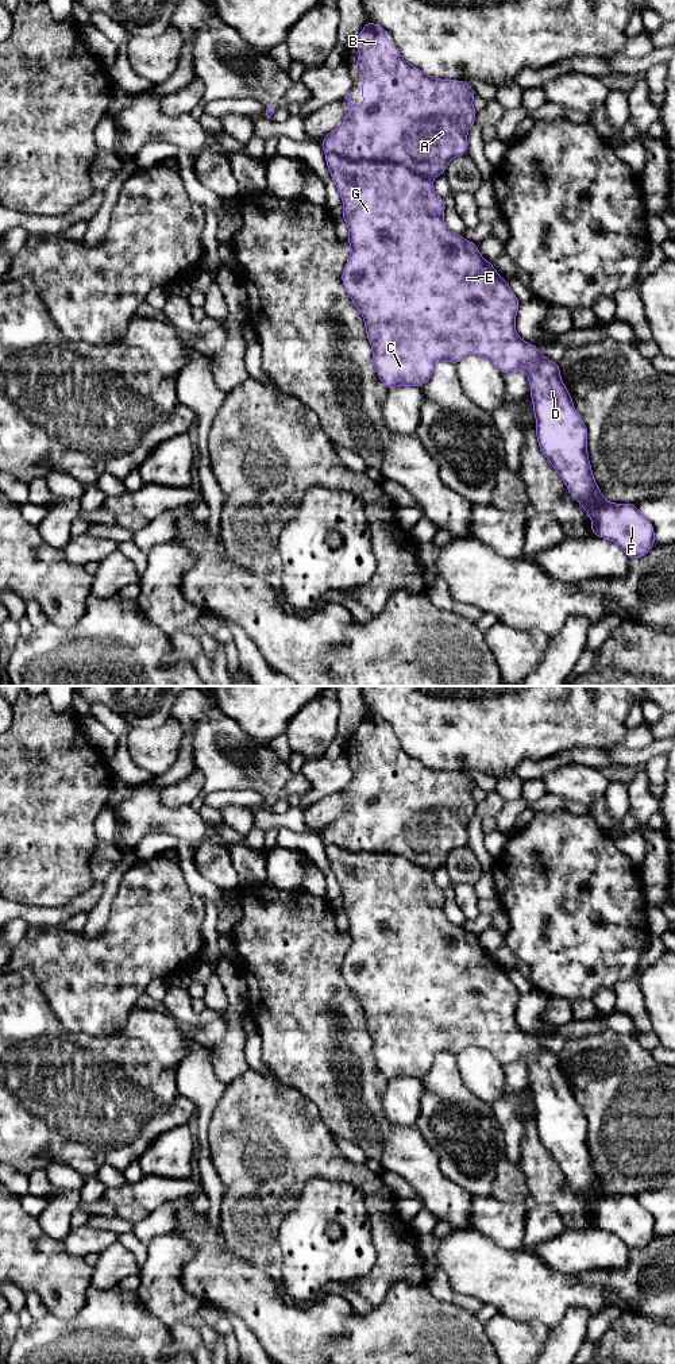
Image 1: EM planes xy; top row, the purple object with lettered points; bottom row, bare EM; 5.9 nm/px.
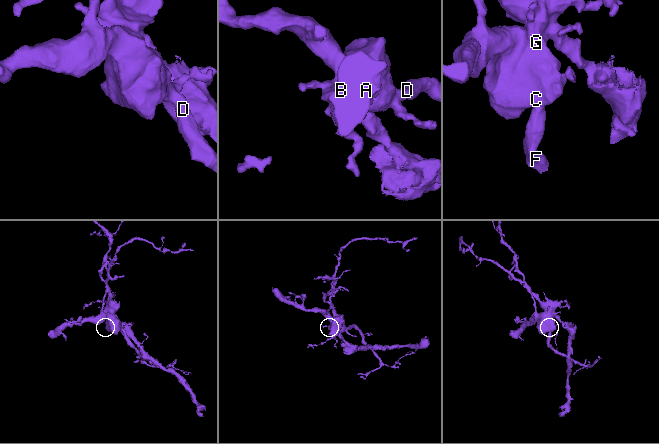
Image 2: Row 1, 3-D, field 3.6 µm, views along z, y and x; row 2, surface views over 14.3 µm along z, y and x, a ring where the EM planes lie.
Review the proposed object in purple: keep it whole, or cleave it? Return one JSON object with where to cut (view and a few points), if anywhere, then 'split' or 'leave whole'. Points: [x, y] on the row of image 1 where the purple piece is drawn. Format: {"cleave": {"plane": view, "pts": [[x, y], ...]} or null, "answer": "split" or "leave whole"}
{"cleave": {"plane": "xy", "pts": [[327, 153], [347, 160], [398, 162], [431, 180]]}, "answer": "split"}

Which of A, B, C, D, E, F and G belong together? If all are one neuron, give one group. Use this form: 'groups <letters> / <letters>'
groups A B / C D E F G

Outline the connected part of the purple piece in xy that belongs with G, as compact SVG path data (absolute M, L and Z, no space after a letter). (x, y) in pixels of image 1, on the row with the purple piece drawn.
M327 154L325 162L343 200L342 217L348 227L347 242L351 246L342 282L364 320L374 365L382 384L387 389L423 386L432 377L437 362L448 361L458 365L470 354L490 361L502 374L524 370L531 385L539 448L558 471L570 494L590 516L593 535L616 543L629 559L647 555L655 546L653 525L634 504L609 502L599 492L587 455L587 427L560 378L560 366L518 336L514 323L520 301L508 281L481 255L478 244L446 226L443 213L447 207L436 194L432 180L392 162L347 161L335 154Z

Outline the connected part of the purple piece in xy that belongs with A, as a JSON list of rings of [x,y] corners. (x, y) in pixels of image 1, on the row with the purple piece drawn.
[[[367,22],[352,43],[362,51],[355,72],[364,77],[360,86],[363,105],[356,108],[351,103],[352,95],[347,95],[348,115],[321,140],[321,147],[325,154],[347,161],[400,163],[416,176],[433,180],[444,174],[455,157],[467,154],[467,134],[477,116],[471,101],[477,95],[462,80],[431,77],[414,68],[386,35],[382,26]]]

